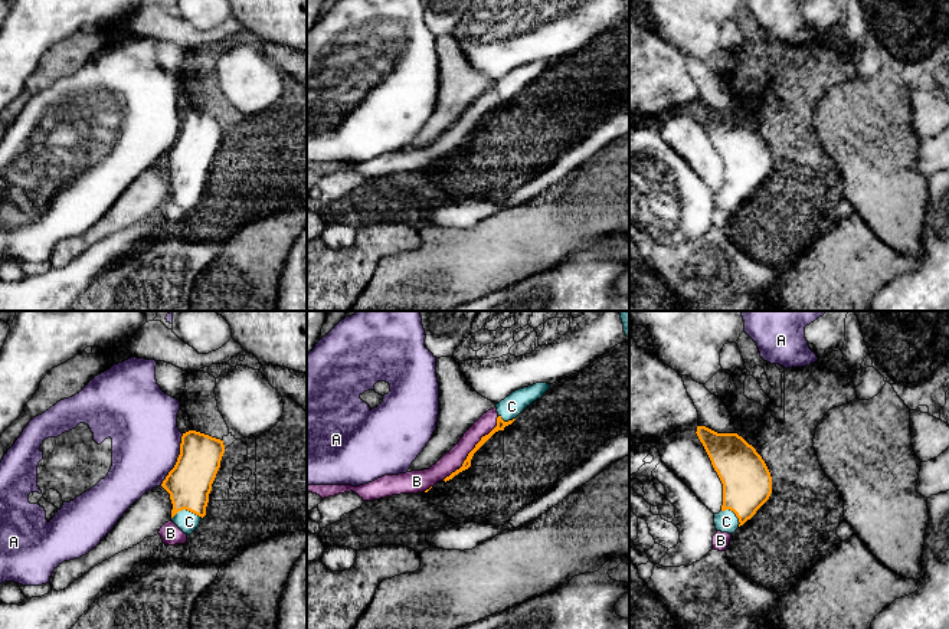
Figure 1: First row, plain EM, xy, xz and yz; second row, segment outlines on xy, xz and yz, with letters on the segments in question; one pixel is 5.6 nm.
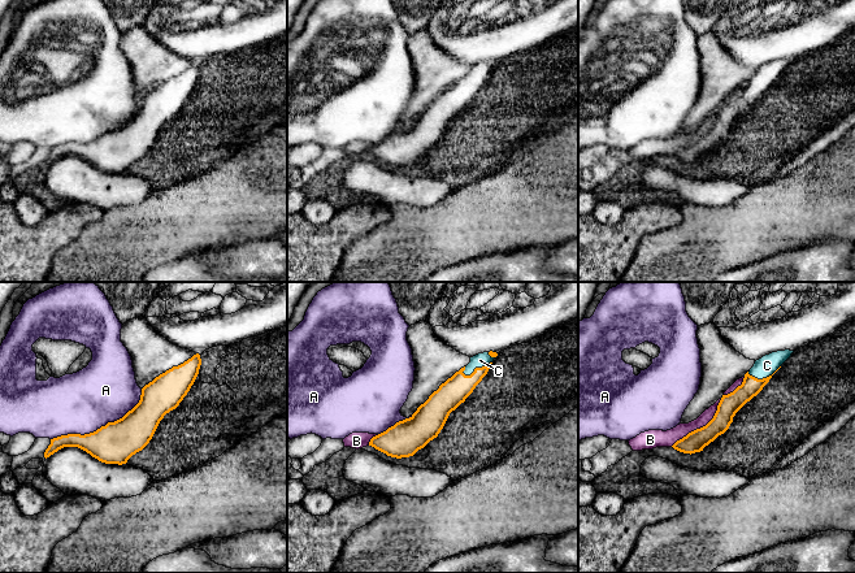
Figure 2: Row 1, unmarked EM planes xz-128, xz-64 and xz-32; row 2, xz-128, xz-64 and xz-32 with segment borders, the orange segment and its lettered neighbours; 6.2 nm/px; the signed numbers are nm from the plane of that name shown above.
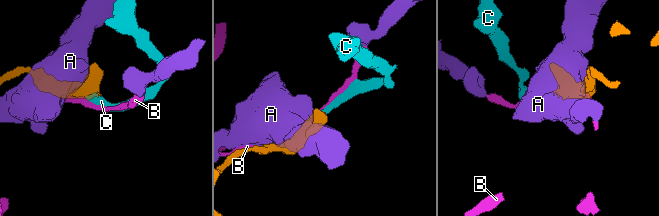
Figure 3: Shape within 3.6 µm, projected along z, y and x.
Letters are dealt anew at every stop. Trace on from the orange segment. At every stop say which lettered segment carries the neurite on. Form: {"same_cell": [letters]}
{"same_cell": ["C"]}

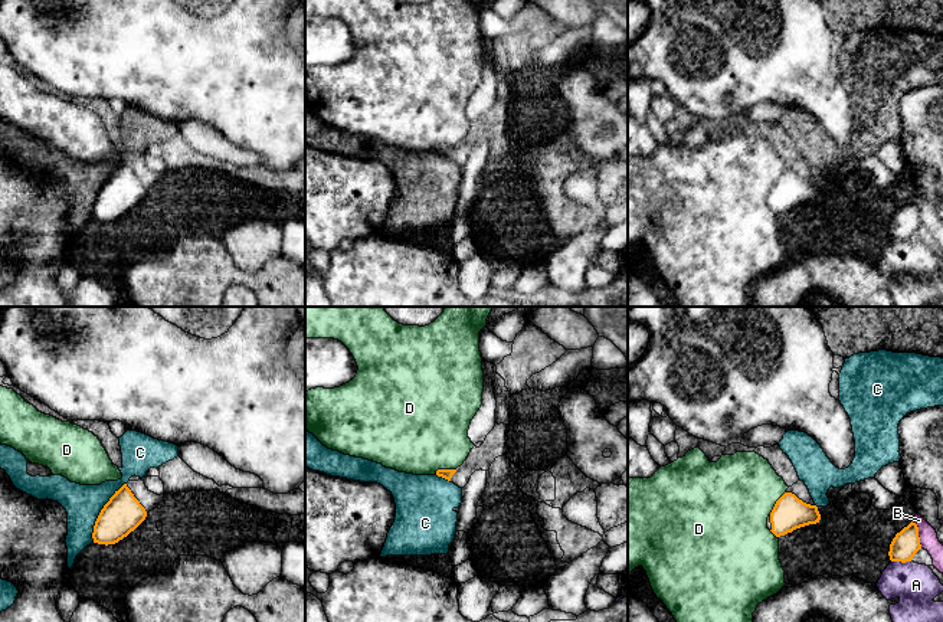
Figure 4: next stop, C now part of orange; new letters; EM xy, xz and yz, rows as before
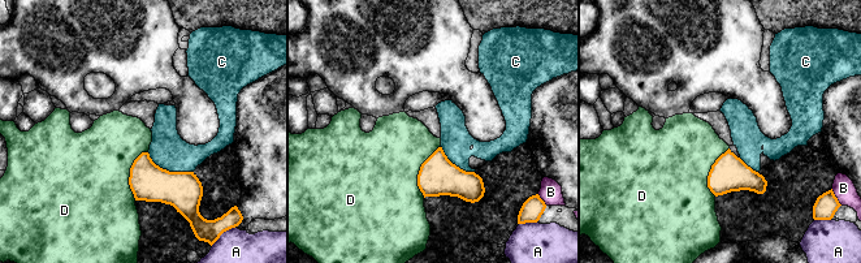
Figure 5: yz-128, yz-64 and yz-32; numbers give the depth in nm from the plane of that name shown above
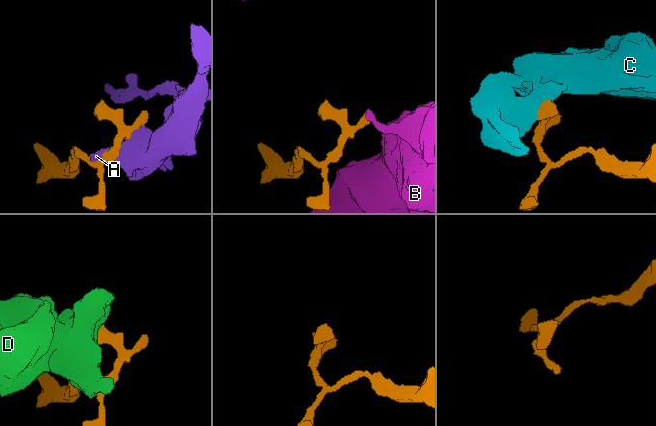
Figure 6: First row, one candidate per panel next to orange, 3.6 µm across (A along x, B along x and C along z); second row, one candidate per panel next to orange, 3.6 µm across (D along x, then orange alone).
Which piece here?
{"same_cell": []}

